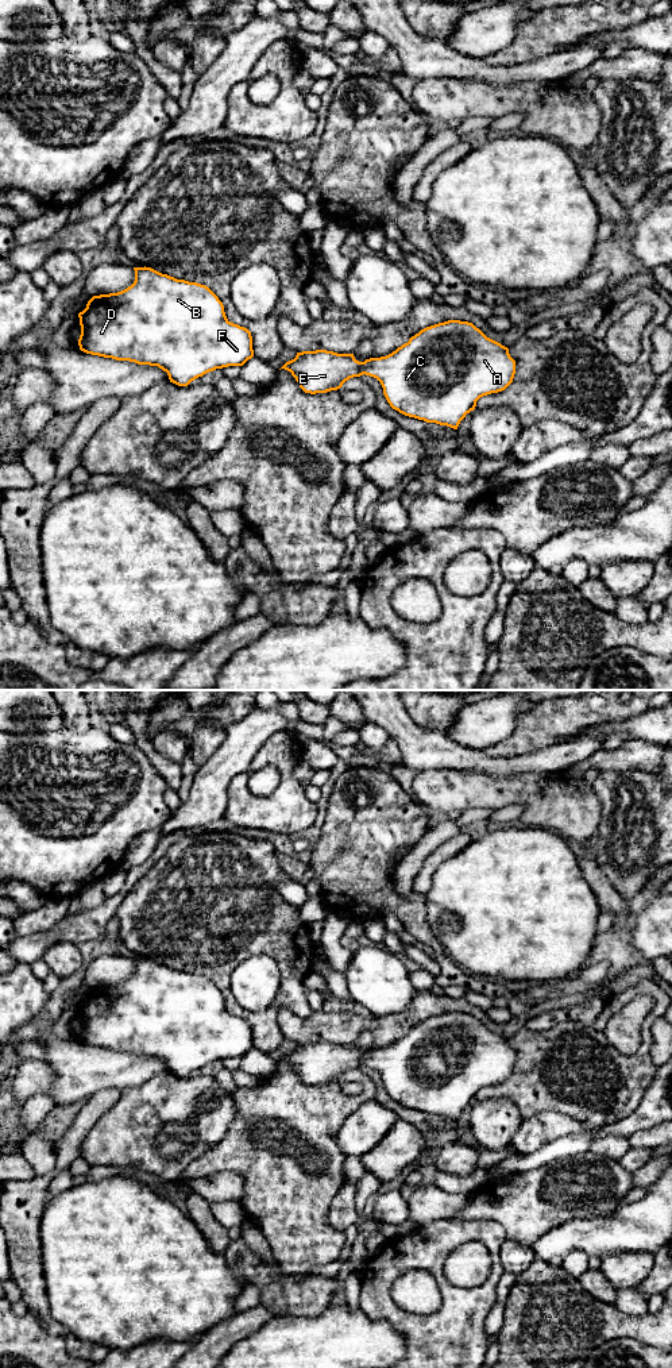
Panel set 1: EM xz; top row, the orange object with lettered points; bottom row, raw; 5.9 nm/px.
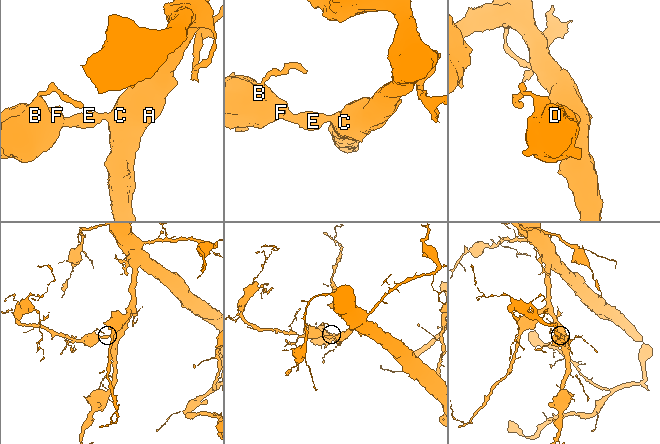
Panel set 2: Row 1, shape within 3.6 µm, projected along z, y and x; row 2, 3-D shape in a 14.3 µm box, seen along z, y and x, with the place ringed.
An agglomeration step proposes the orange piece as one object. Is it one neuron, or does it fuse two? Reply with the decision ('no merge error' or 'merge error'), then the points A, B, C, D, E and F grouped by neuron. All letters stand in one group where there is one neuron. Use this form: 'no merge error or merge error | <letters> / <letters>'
no merge error | A B C D E F

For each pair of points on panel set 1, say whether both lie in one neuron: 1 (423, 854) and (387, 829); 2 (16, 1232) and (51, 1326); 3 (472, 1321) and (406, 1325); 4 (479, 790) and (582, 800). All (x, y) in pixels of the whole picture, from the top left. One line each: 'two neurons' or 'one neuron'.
1: two neurons
2: one neuron
3: one neuron
4: one neuron

